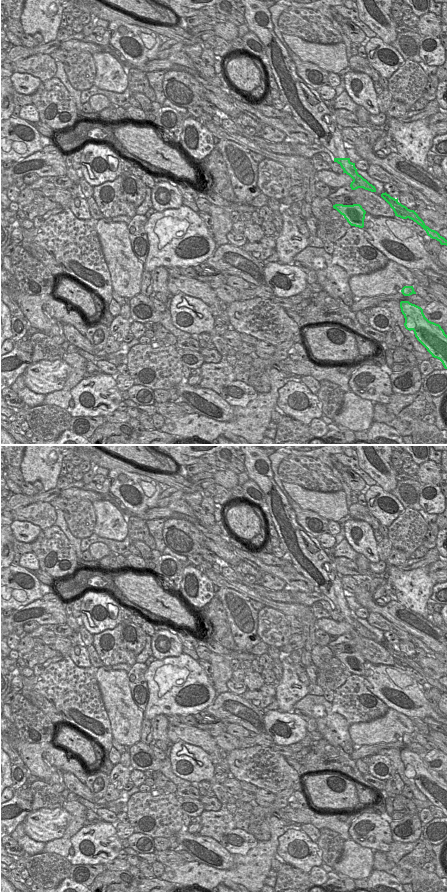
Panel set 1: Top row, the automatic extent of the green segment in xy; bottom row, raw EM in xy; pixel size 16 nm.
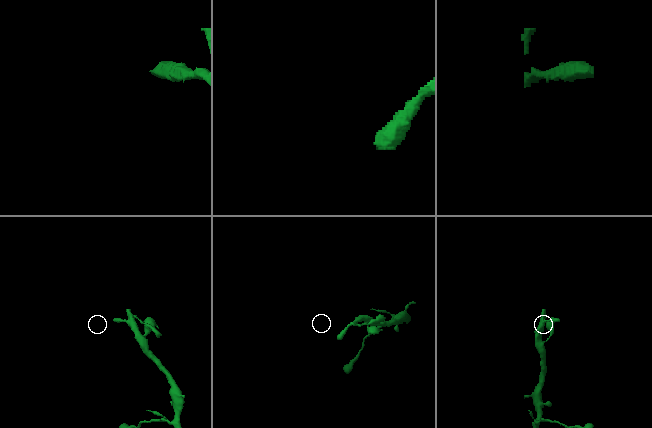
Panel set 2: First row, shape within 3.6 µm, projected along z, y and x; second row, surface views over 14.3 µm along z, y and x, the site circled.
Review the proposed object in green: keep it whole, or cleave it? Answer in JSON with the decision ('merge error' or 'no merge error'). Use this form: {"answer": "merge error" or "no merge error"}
{"answer": "merge error"}

